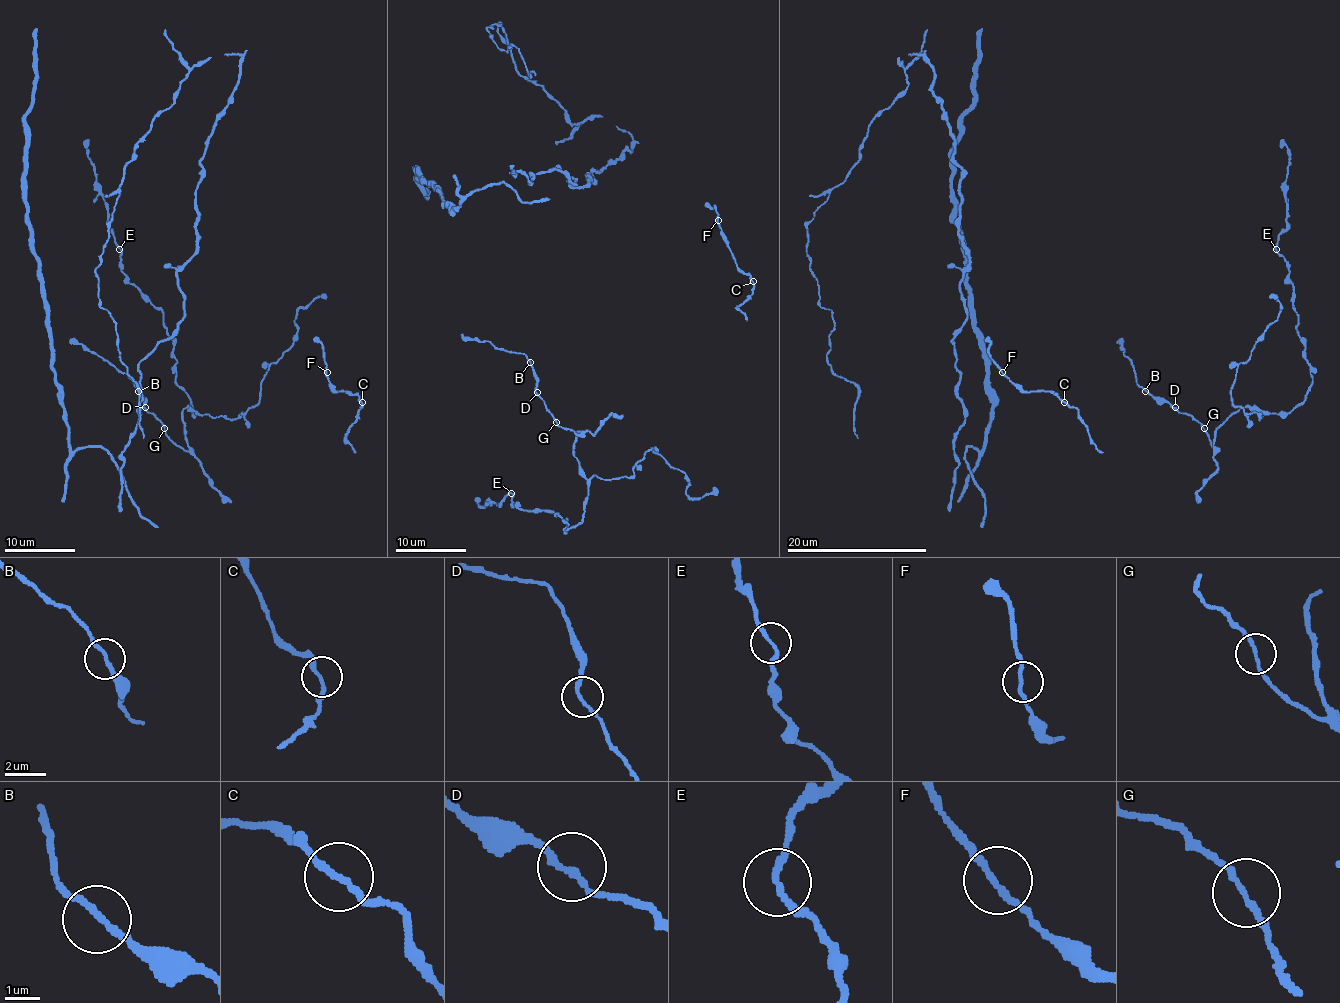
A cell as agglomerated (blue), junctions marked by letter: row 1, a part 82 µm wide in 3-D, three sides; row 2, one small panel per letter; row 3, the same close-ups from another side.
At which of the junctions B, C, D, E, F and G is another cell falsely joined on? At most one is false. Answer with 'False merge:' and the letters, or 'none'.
False merge: none

